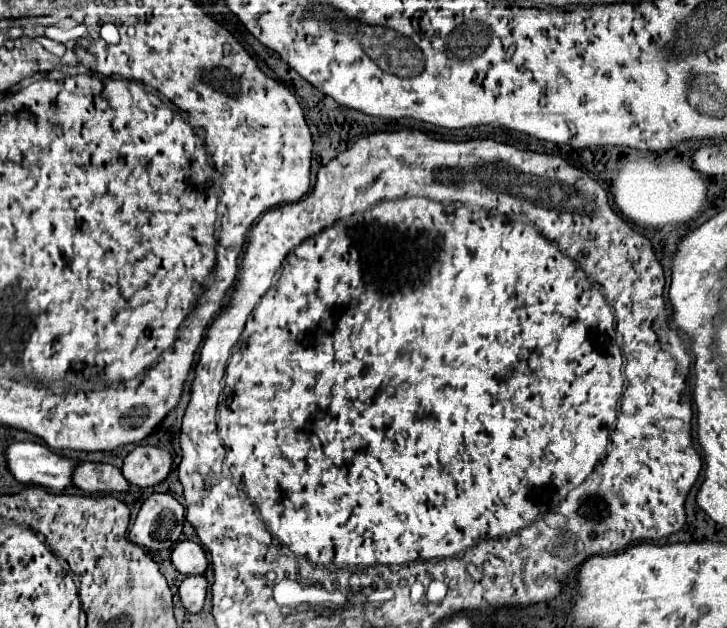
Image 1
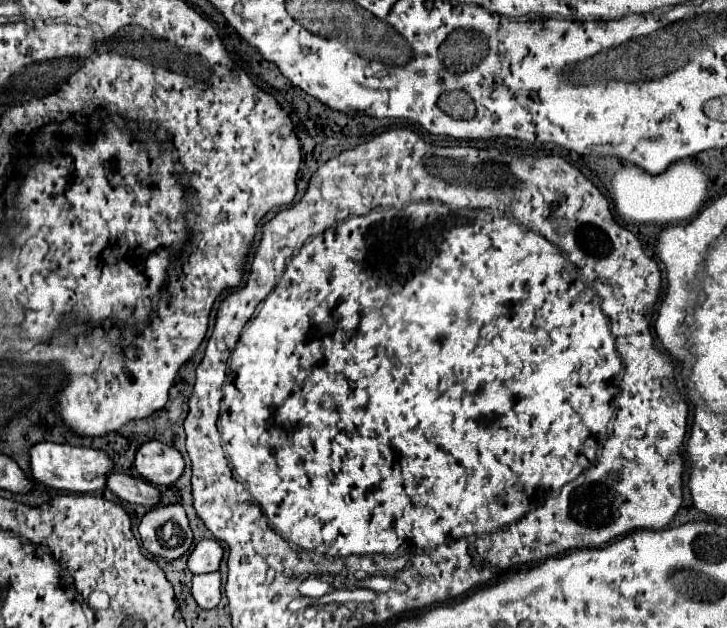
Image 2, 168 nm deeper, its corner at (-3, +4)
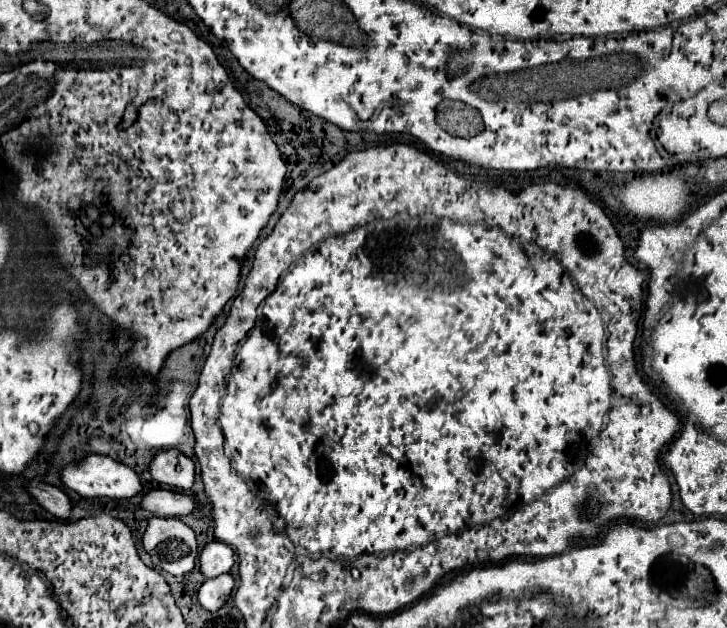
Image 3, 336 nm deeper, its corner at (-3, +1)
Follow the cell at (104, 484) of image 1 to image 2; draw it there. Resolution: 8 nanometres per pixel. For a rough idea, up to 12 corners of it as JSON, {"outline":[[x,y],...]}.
{"outline":[[111,471],[107,489],[131,503],[155,505],[159,489]]}

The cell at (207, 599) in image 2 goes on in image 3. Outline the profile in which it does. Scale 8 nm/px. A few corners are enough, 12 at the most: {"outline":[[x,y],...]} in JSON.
{"outline":[[231,574],[205,580],[197,592],[199,604],[217,612],[231,596]]}

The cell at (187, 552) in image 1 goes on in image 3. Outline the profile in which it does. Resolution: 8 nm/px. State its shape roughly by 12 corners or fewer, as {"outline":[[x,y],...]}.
{"outline":[[215,540],[199,556],[205,578],[233,568],[231,546]]}

